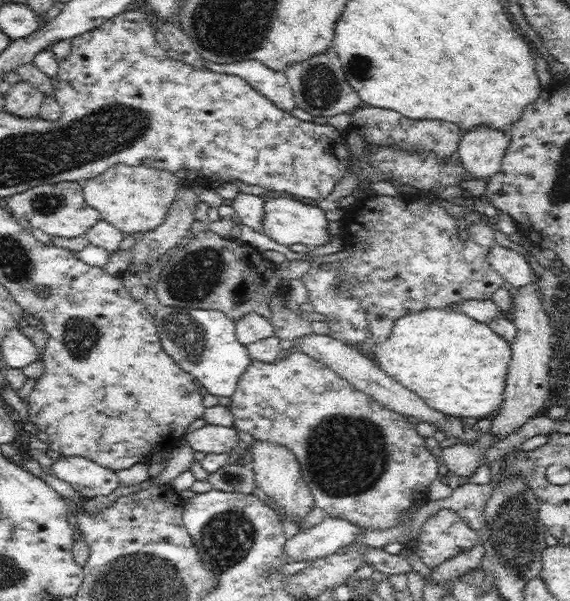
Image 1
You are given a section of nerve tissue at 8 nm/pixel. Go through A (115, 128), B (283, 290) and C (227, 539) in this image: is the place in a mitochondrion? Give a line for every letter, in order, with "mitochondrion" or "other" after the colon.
A: mitochondrion
B: other
C: mitochondrion

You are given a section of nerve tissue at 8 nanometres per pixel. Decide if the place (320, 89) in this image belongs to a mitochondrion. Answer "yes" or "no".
yes

